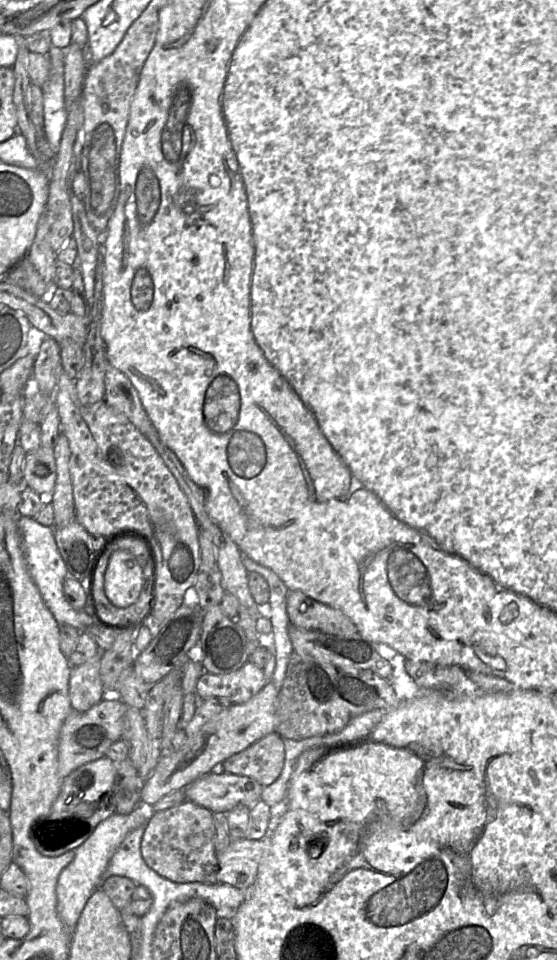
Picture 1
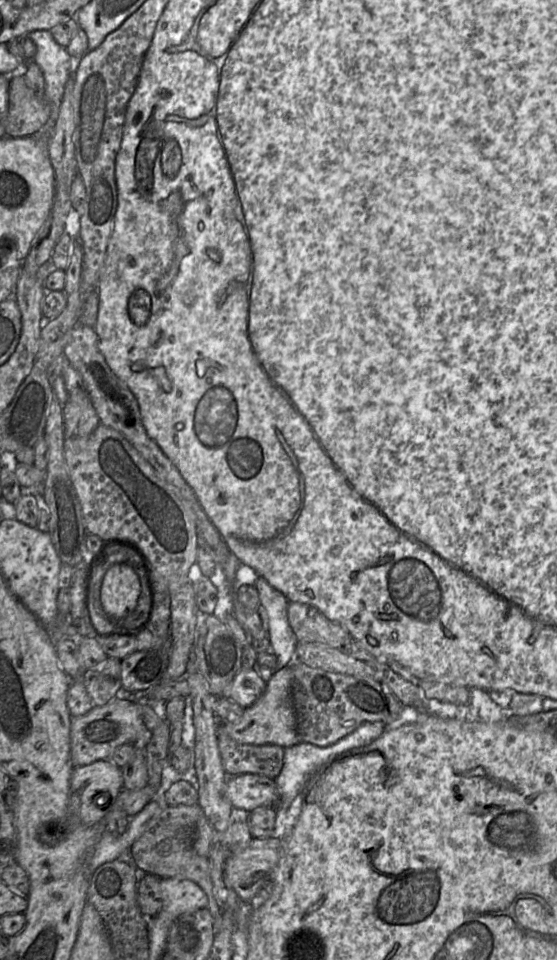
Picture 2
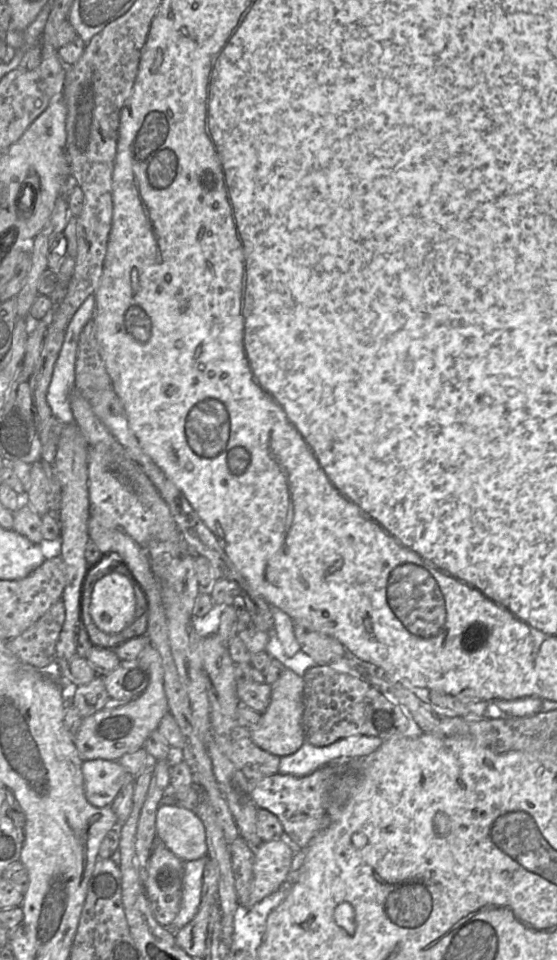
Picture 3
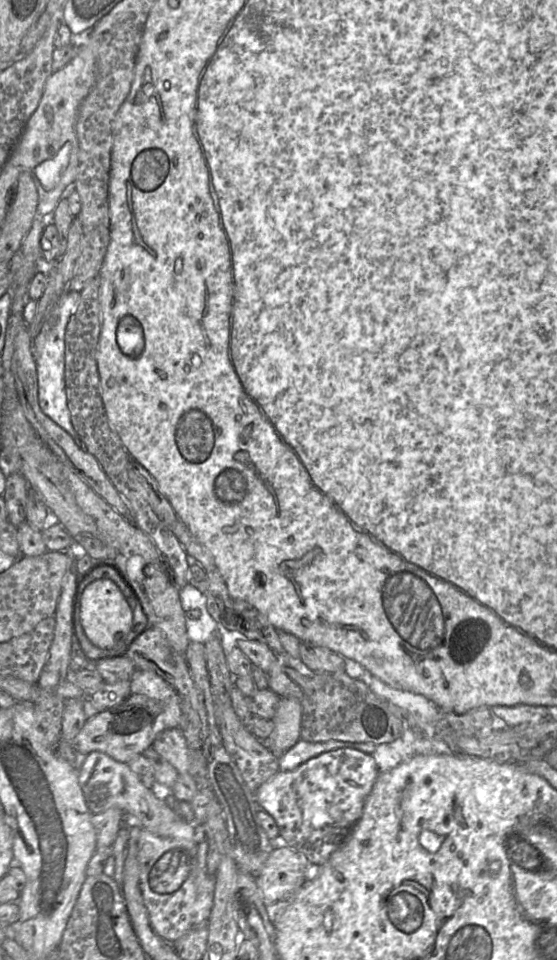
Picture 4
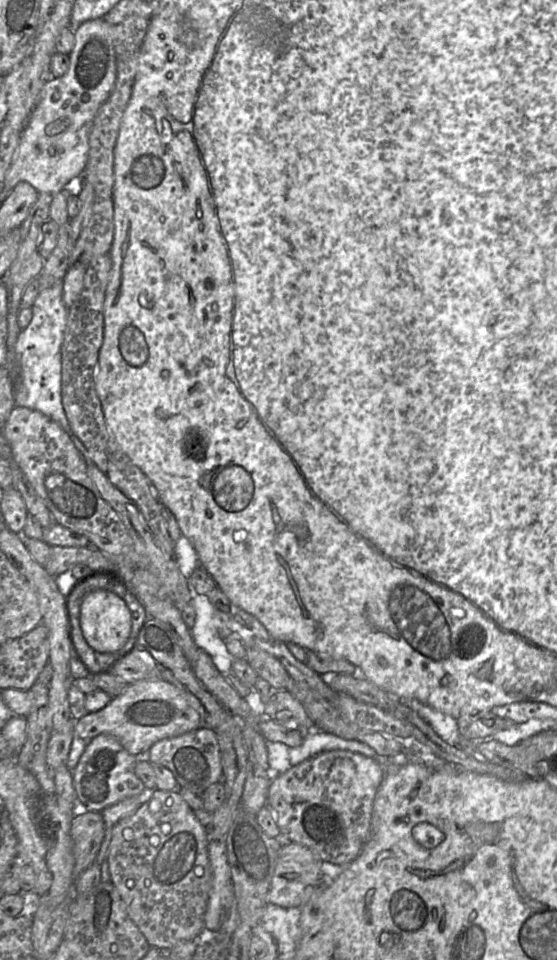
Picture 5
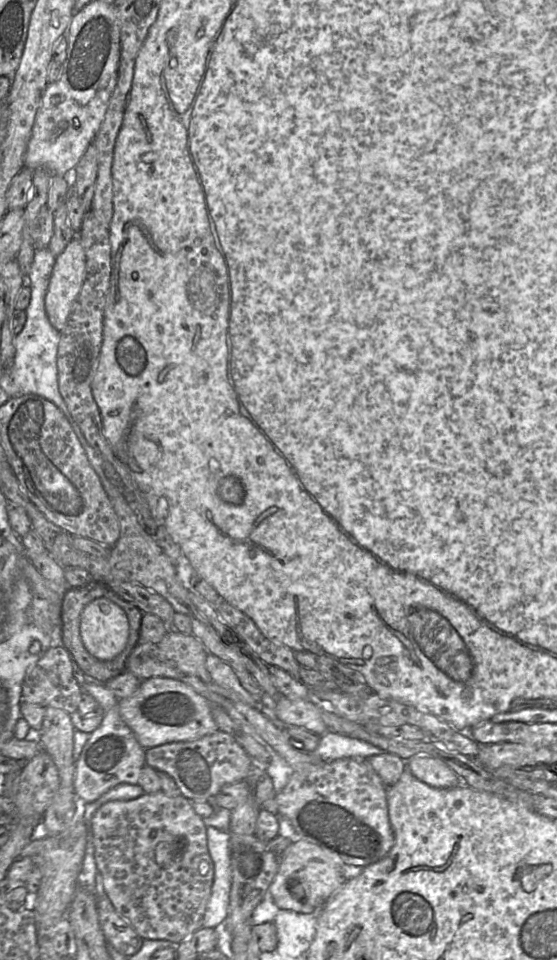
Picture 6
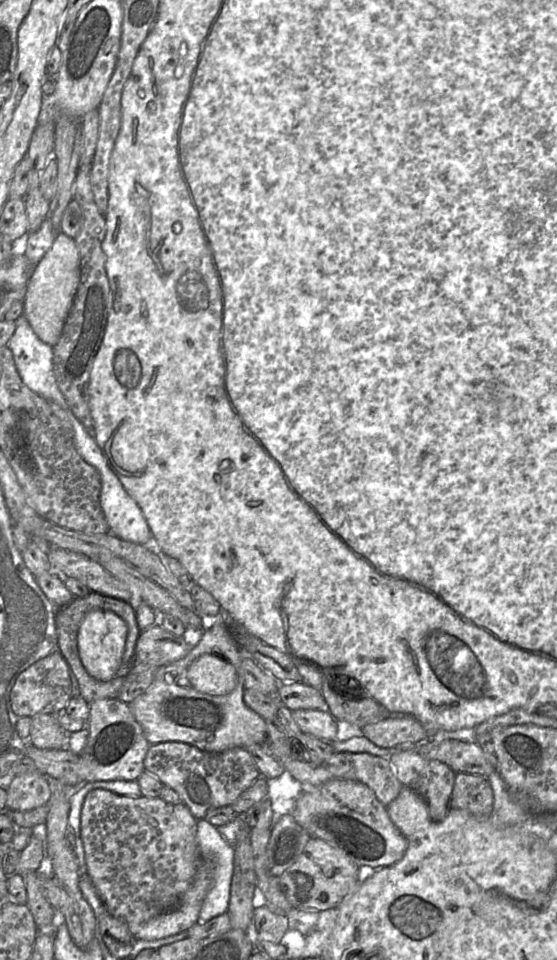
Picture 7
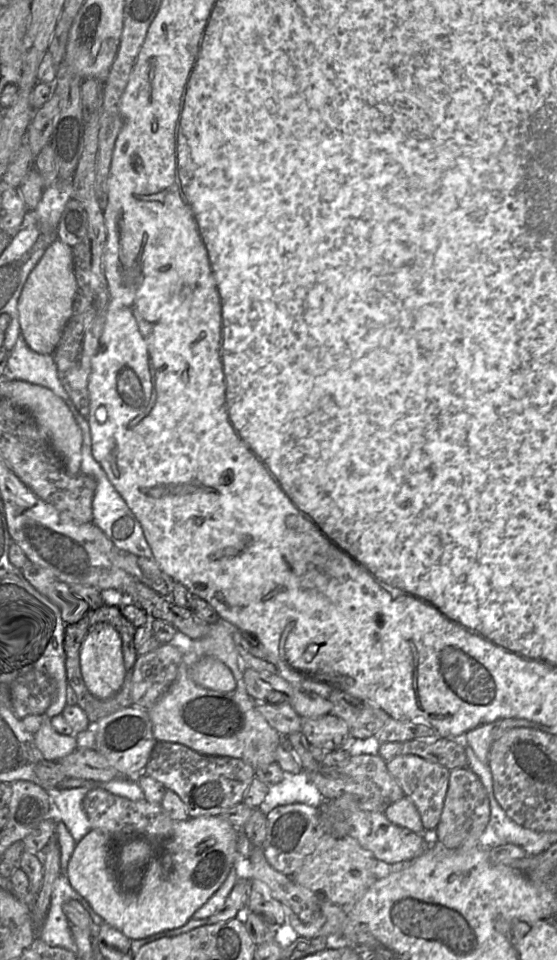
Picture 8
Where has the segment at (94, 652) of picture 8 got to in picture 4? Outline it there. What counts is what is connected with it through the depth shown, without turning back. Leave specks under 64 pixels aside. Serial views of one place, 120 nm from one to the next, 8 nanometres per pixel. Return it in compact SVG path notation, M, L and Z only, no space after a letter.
M98 578L83 591L80 601L80 618L85 634L100 648L110 649L129 633L133 612L119 584L108 578Z

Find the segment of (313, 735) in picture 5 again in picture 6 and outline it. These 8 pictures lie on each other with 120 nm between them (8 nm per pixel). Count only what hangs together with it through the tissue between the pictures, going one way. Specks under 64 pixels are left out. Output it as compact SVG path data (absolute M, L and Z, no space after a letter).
M328 730L319 738L319 744L313 755L323 761L342 758L368 758L372 755L386 753L368 742L351 738L346 735Z

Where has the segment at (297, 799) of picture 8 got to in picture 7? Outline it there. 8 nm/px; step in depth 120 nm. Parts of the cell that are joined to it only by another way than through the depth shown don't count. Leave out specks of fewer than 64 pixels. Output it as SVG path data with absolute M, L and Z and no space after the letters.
M287 770L276 778L265 778L268 787L267 797L273 811L272 824L283 815L294 811L297 798L304 790L304 785L296 780Z

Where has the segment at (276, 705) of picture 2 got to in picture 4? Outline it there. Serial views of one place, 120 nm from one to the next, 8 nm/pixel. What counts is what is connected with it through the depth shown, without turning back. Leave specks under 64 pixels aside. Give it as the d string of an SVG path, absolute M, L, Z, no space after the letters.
M282 697L272 718L272 733L261 740L278 758L301 739L301 701L296 698Z

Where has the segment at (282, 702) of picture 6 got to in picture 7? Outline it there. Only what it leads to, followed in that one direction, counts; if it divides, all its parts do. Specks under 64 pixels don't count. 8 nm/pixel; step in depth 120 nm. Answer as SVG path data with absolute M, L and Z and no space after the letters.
M305 710L292 711L292 717L300 730L327 742L336 740L339 735L339 723L326 710Z

